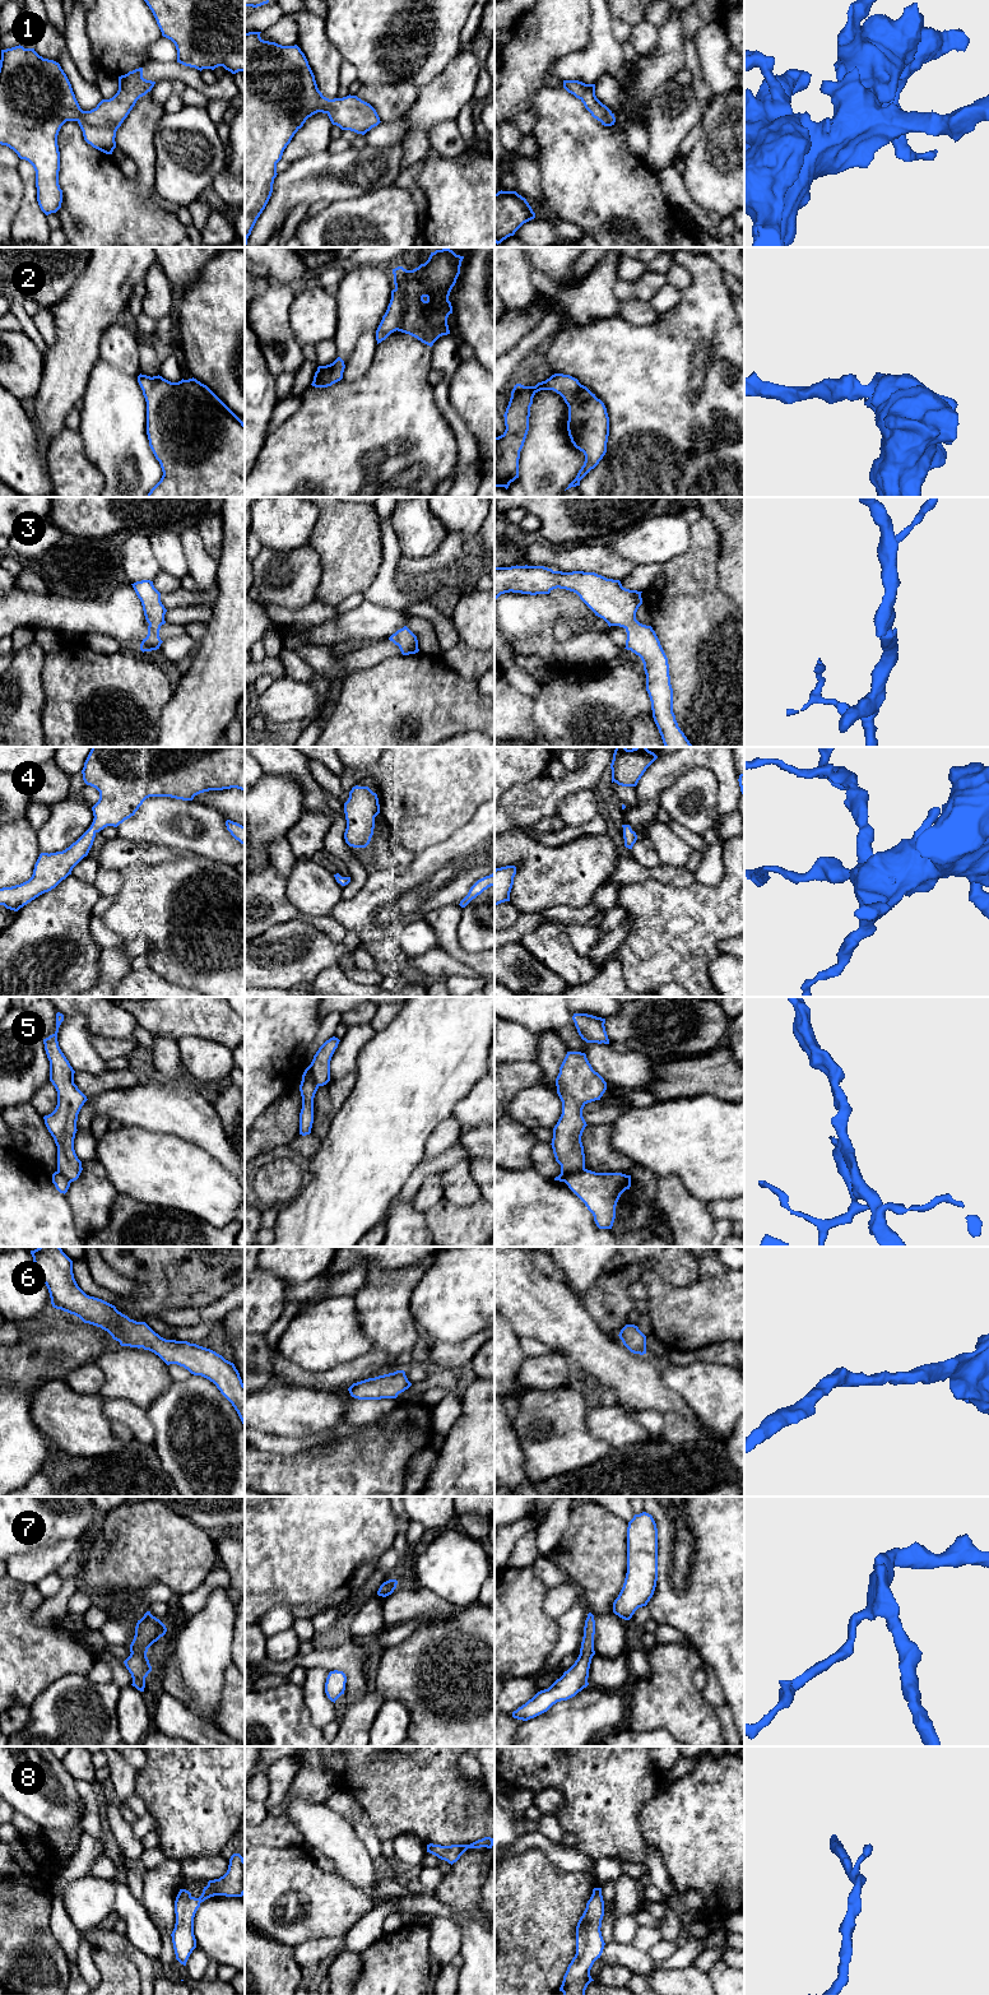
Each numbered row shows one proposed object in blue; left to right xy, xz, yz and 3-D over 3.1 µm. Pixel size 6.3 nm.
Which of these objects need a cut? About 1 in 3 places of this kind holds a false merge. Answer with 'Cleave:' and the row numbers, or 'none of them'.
Cleave: 5

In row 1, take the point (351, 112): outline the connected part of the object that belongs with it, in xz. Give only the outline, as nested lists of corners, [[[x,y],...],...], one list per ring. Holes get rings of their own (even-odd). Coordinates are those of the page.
[[[245,33],[245,247],[271,196],[277,163],[308,117],[322,112],[333,125],[362,135],[381,122],[376,110],[357,96],[324,97],[300,47],[264,41],[260,33]]]

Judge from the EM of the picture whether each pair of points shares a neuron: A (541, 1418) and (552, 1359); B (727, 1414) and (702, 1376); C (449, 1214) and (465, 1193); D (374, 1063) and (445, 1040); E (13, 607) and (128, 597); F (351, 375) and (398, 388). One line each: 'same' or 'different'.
A: different
B: same
C: different
D: same
E: same
F: different

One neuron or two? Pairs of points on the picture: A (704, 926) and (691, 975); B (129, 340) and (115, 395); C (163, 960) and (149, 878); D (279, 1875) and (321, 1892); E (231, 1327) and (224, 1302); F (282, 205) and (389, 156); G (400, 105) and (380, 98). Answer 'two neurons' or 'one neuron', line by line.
A: one neuron
B: two neurons
C: one neuron
D: one neuron
E: two neurons
F: one neuron
G: one neuron

